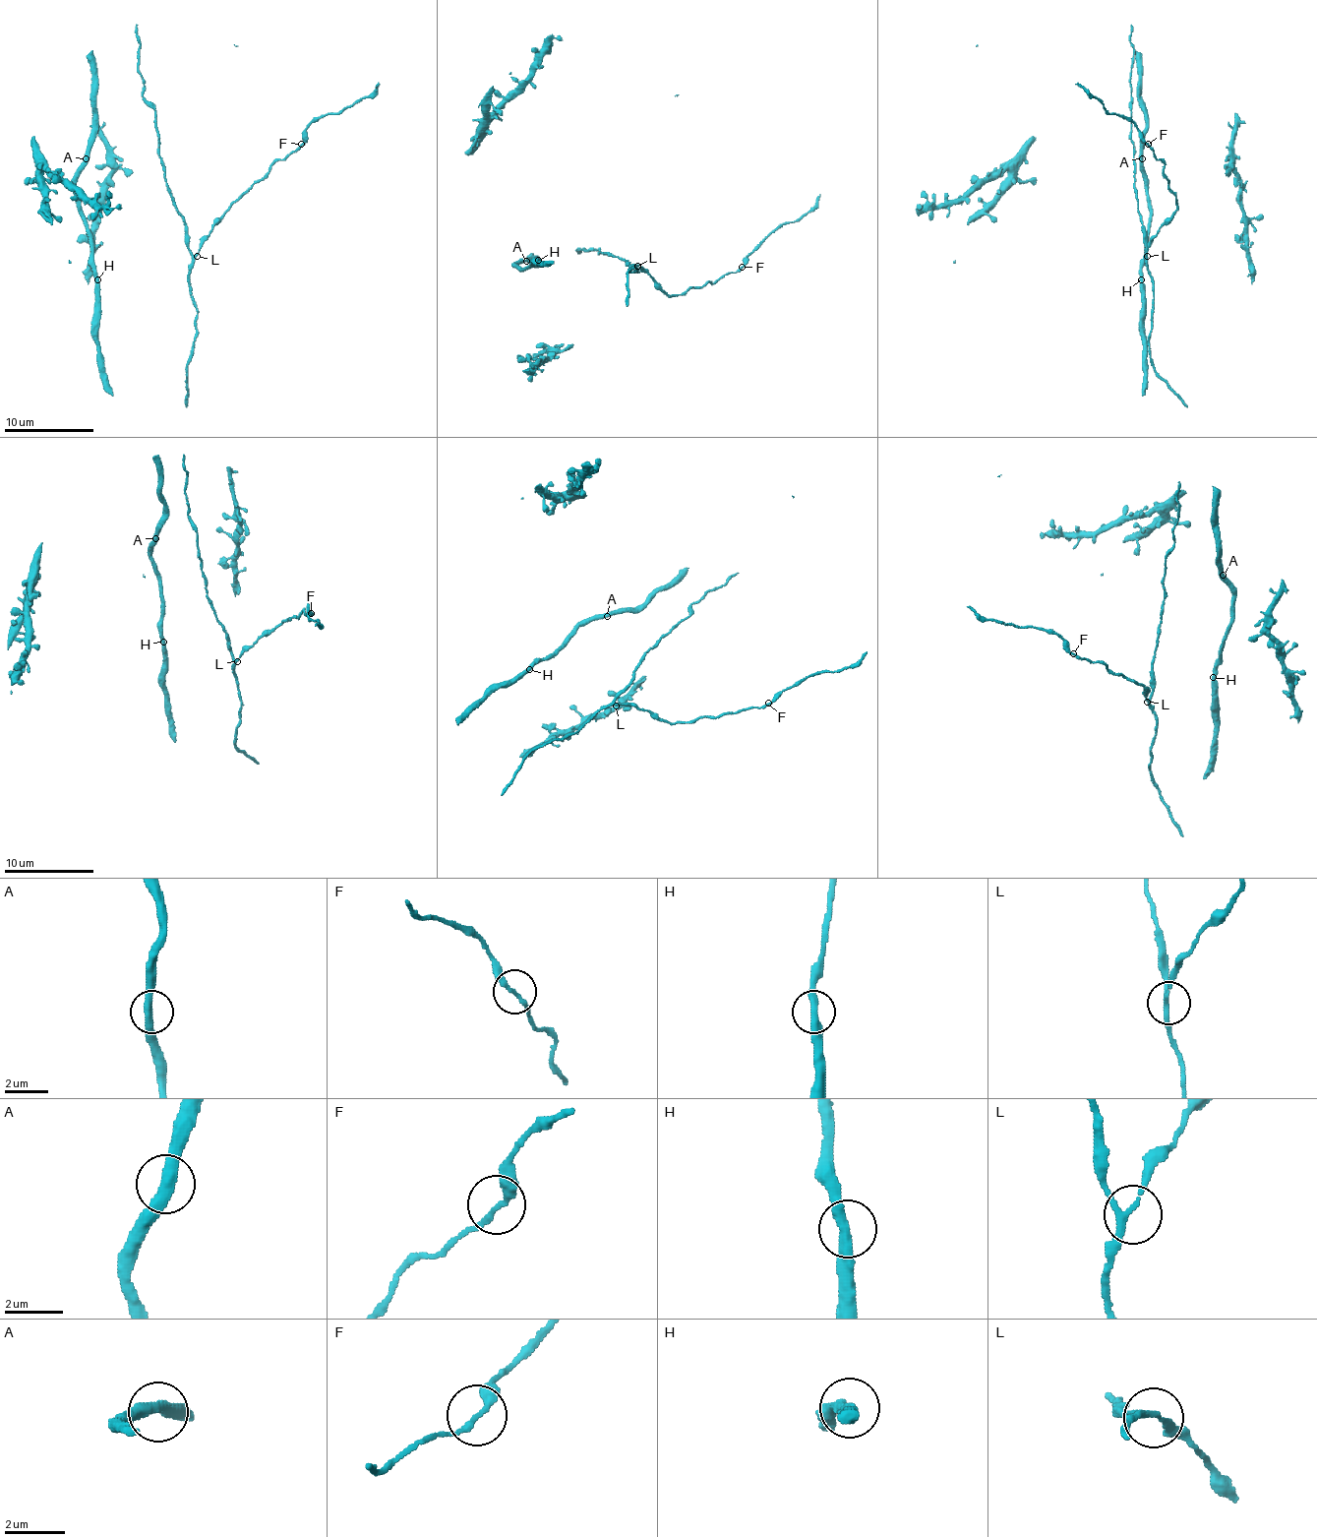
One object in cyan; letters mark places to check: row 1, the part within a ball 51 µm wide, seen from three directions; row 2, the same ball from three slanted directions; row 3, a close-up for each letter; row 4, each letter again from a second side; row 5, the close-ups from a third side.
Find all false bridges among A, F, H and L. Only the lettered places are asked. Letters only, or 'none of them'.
none of them

